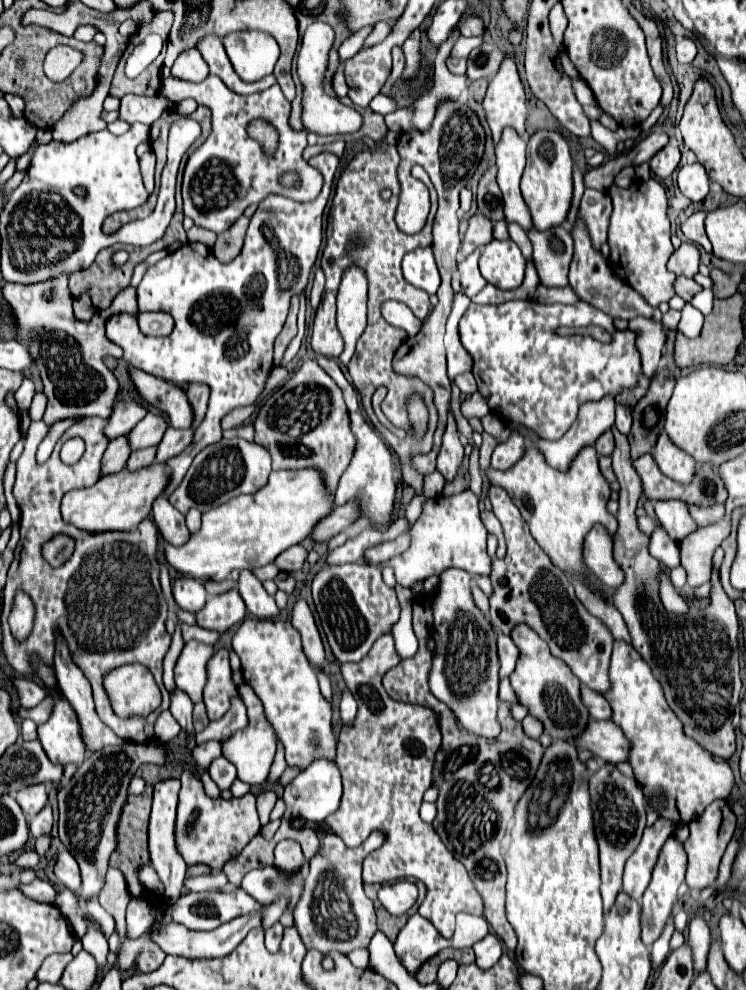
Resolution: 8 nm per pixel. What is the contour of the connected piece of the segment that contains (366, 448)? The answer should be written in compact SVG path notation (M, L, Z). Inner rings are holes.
M359 412L351 414L351 430L357 440L357 446L355 446L351 464L347 466L347 470L343 472L343 476L339 480L339 486L335 492L335 502L345 504L347 500L357 498L359 506L361 506L361 516L369 518L371 522L385 524L385 522L389 522L389 516L393 510L393 500L395 500L395 480L393 480L395 464L393 464L391 450Z

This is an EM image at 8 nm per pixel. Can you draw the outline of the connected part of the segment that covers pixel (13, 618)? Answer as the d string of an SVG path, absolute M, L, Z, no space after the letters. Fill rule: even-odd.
M17 592L15 596L15 606L13 612L9 616L9 624L11 624L11 632L15 638L25 638L31 632L33 626L33 602L27 594Z

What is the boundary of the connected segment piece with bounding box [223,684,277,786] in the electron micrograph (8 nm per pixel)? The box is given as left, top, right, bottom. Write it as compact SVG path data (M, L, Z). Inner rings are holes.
M241 684L239 686L239 694L245 700L247 706L247 714L249 714L249 726L243 732L237 732L235 736L231 736L227 742L223 742L223 756L235 764L237 768L237 778L251 784L251 786L259 786L267 780L271 764L273 764L273 756L275 756L275 730L273 726L267 722L265 714L263 714L263 704L259 702L259 698L255 696L255 692L251 690L249 684Z

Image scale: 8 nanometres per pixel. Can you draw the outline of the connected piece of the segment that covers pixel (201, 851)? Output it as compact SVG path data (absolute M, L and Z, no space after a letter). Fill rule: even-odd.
M191 770L181 774L181 794L179 794L179 808L177 808L177 848L183 854L187 866L191 864L207 864L213 870L219 870L227 860L235 858L247 842L259 834L259 818L257 818L257 794L249 792L241 798L211 798L207 796L203 782Z

